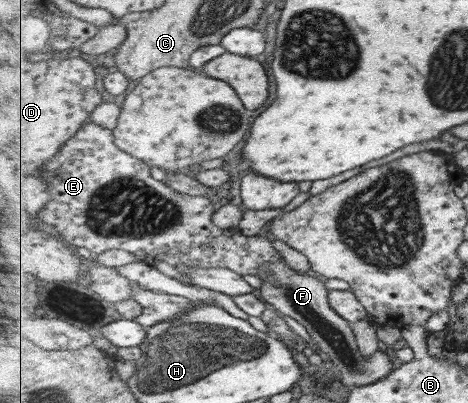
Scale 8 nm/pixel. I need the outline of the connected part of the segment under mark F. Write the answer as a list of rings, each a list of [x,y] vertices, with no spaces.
[[[276,262],[274,266],[264,266],[257,276],[263,280],[257,294],[269,306],[294,318],[305,327],[313,342],[329,357],[329,366],[340,374],[344,385],[358,387],[381,381],[397,367],[397,361],[388,351],[378,351],[372,356],[361,353],[352,324],[328,304],[329,290],[324,286],[323,278],[315,274],[308,276],[308,274],[296,272],[284,262],[280,264]]]

